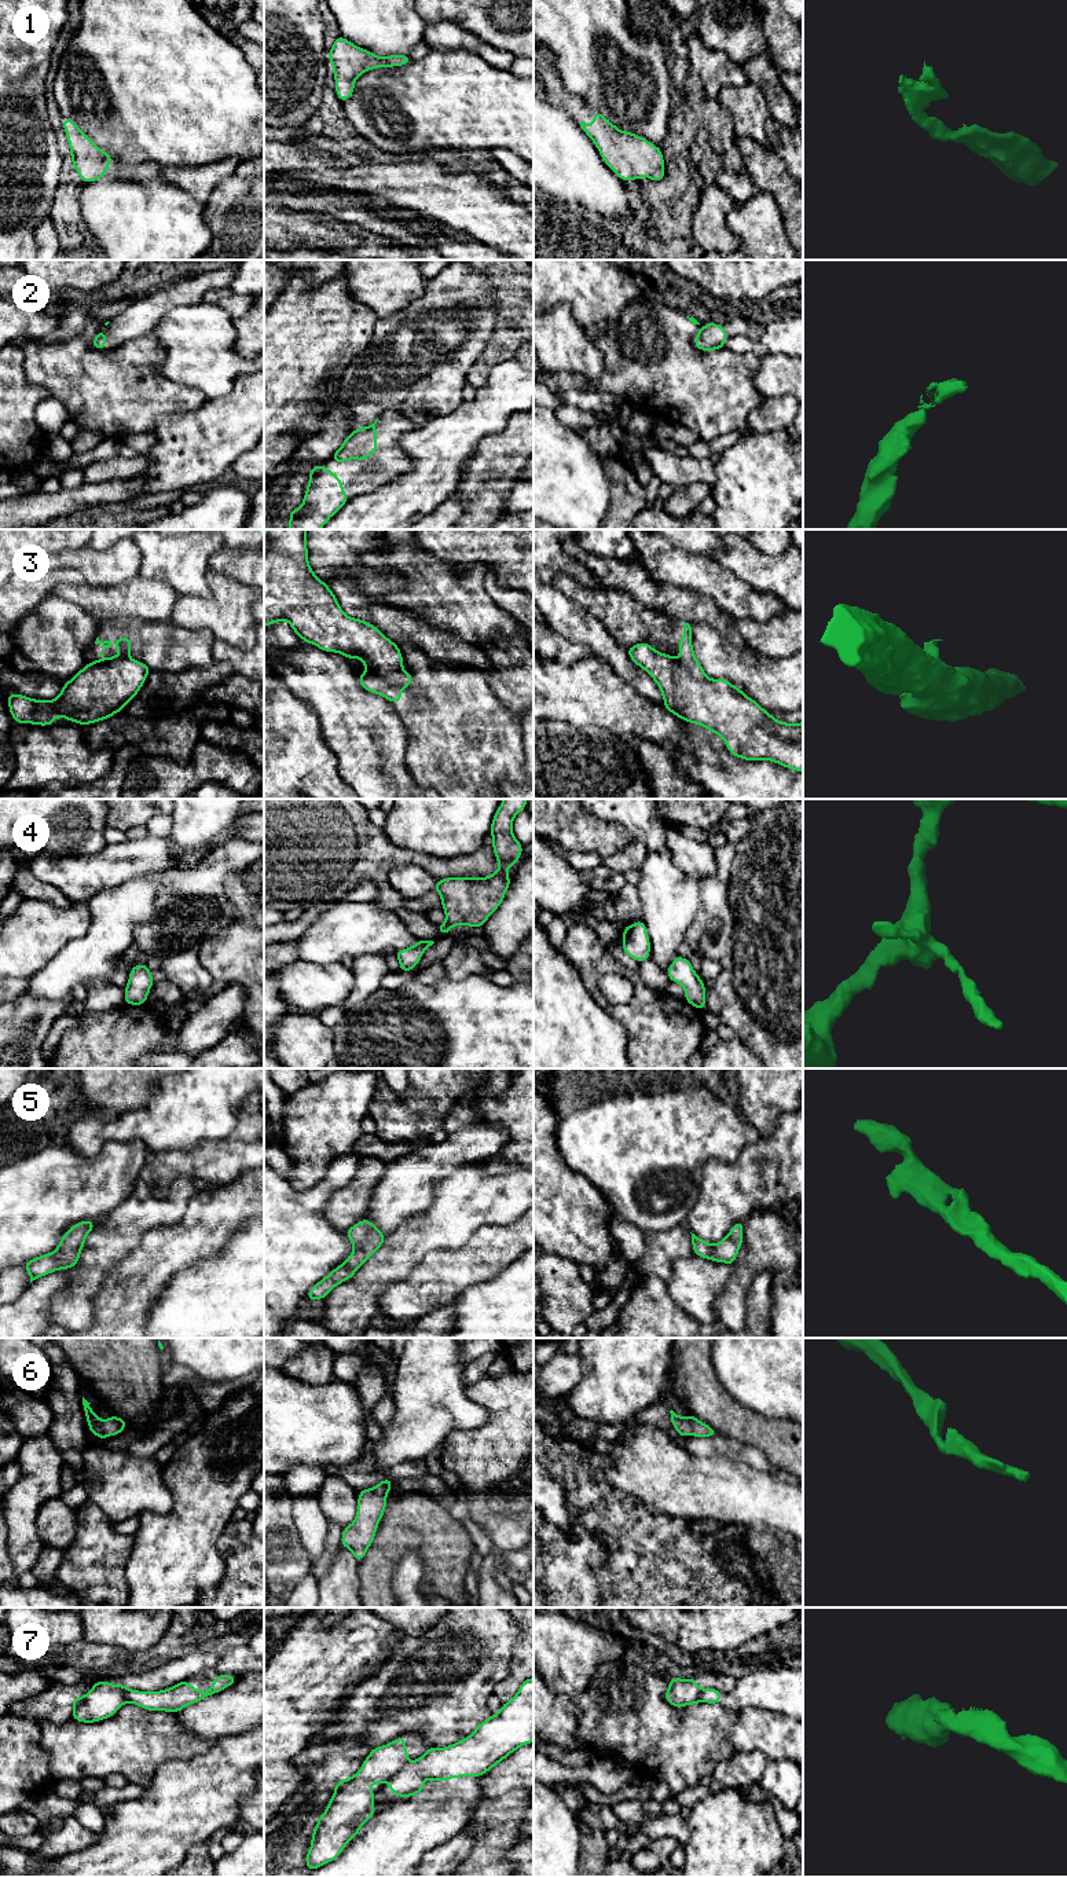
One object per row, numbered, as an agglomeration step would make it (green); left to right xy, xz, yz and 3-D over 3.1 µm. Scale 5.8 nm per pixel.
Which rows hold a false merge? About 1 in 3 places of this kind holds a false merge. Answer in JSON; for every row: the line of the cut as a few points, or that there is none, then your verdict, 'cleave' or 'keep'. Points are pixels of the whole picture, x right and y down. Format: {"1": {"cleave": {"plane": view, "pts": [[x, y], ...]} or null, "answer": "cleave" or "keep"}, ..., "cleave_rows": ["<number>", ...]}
{"1": {"cleave": null, "answer": "keep"}, "2": {"cleave": {"plane": "xy", "pts": [[103, 330], [99, 333]]}, "answer": "cleave"}, "3": {"cleave": null, "answer": "keep"}, "4": {"cleave": null, "answer": "keep"}, "5": {"cleave": null, "answer": "keep"}, "6": {"cleave": null, "answer": "keep"}, "7": {"cleave": {"plane": "xz", "pts": [[409, 1762], [387, 1781]]}, "answer": "cleave"}, "cleave_rows": ["2", "7"]}

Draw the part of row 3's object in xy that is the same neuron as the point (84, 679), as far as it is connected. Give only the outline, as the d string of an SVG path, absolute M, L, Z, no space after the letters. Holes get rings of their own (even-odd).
M128 635L113 644L120 649L117 656L88 663L63 683L60 694L54 700L6 694L14 722L50 726L56 716L65 716L69 722L85 726L121 712L153 668L129 657L132 642Z

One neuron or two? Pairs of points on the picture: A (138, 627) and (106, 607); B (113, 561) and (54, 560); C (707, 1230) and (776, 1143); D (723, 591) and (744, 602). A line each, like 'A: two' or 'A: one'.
A: two
B: one
C: one
D: one

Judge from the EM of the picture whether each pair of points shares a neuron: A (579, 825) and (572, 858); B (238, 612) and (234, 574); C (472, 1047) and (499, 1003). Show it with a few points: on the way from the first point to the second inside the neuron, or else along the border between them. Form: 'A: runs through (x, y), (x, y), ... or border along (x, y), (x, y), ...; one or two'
A: border along (547, 838), (569, 850), (596, 851), (604, 860); two
B: border along (211, 569), (249, 586); two
C: runs through (483, 1036), (499, 1019), (499, 1014); one

